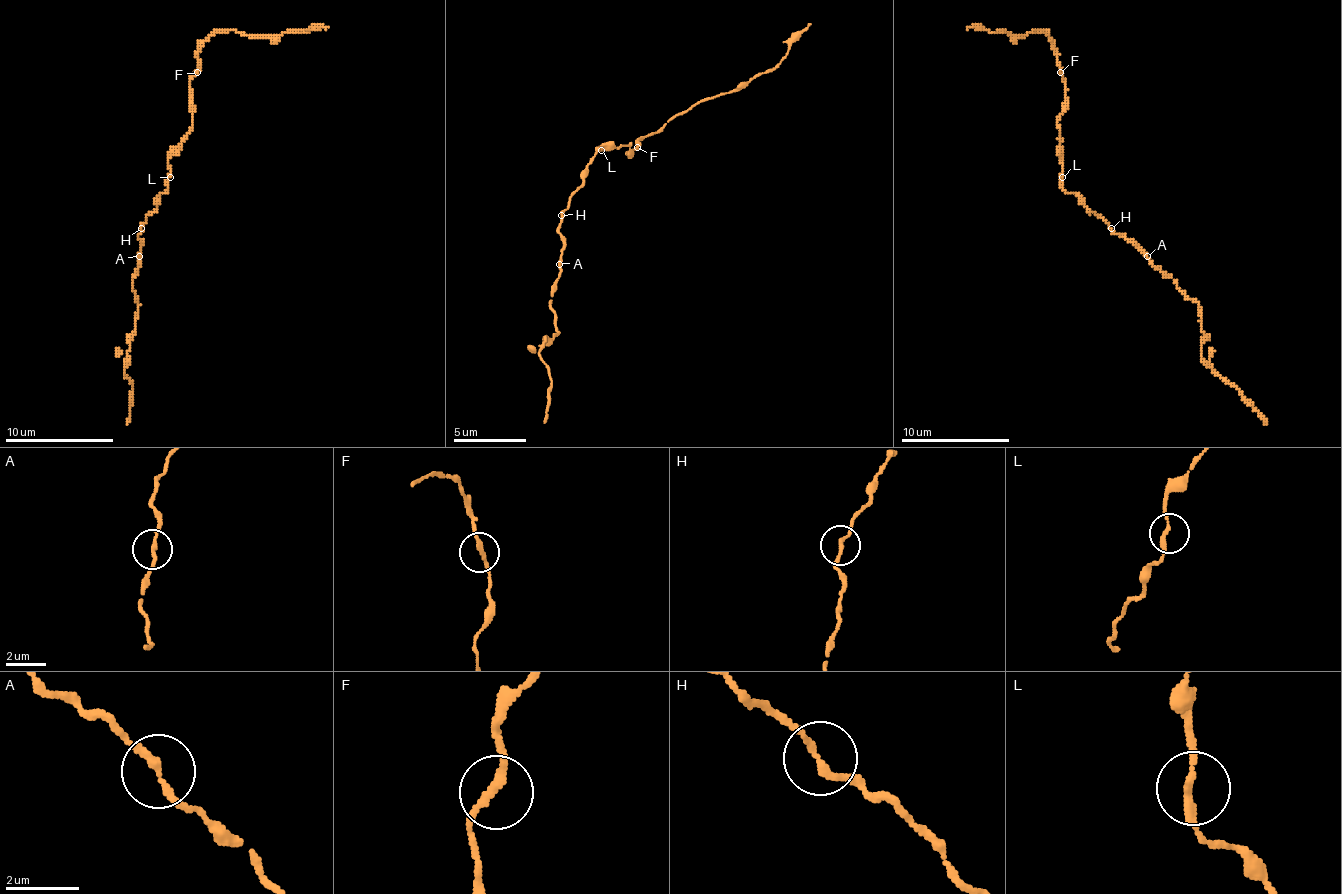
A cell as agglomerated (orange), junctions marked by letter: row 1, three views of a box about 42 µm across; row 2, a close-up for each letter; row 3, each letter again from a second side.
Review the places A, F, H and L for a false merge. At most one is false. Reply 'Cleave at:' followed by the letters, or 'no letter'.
Cleave at: no letter

